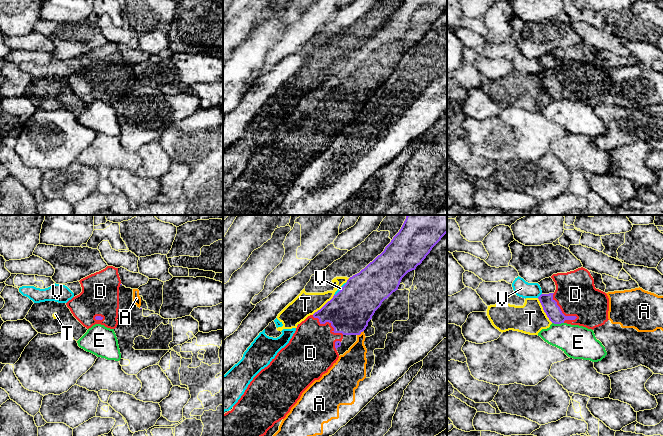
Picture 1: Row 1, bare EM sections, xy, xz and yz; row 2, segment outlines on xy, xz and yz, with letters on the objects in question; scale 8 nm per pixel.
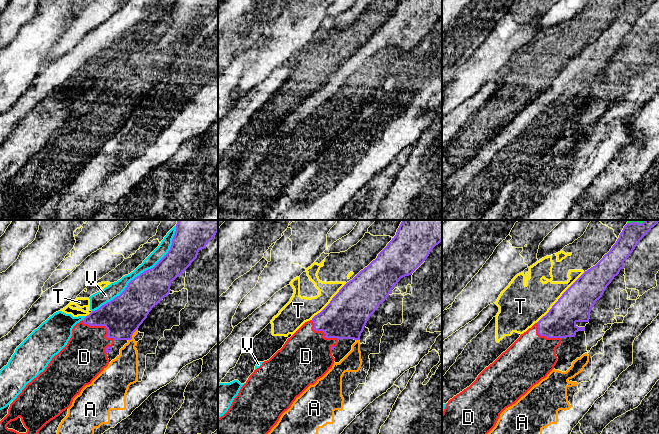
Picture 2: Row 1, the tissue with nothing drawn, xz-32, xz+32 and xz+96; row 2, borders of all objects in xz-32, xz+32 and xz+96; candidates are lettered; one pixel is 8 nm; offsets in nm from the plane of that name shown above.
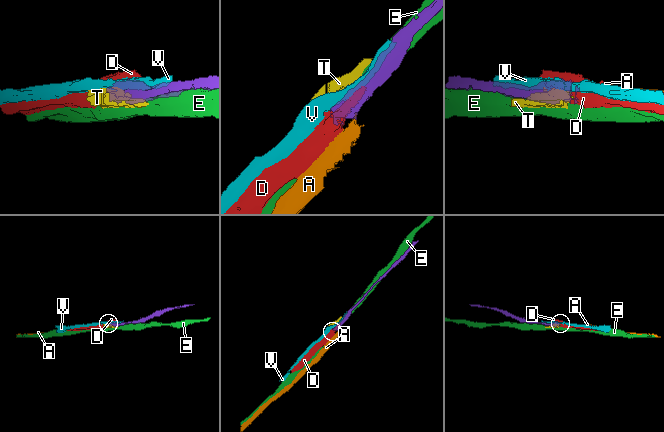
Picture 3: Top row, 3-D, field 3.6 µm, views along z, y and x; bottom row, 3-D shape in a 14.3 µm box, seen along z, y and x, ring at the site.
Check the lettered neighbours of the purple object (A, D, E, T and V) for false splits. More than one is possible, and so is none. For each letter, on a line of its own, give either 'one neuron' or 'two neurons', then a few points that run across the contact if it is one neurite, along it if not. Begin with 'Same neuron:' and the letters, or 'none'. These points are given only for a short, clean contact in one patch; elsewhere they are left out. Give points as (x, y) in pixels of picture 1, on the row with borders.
Same neuron: D
A: two neurons; line xz (363, 330), (357, 335)
D: one neuron
E: two neurons
T: two neurons
V: two neurons

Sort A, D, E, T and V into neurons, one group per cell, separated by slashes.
A / D / E / T / V

